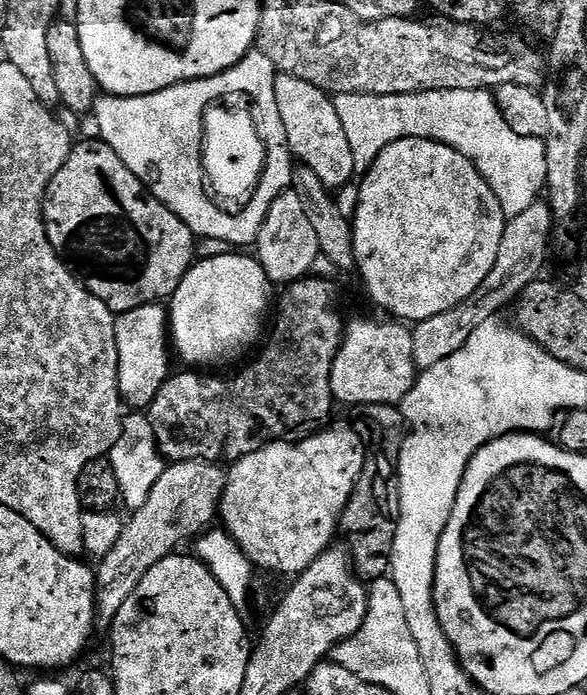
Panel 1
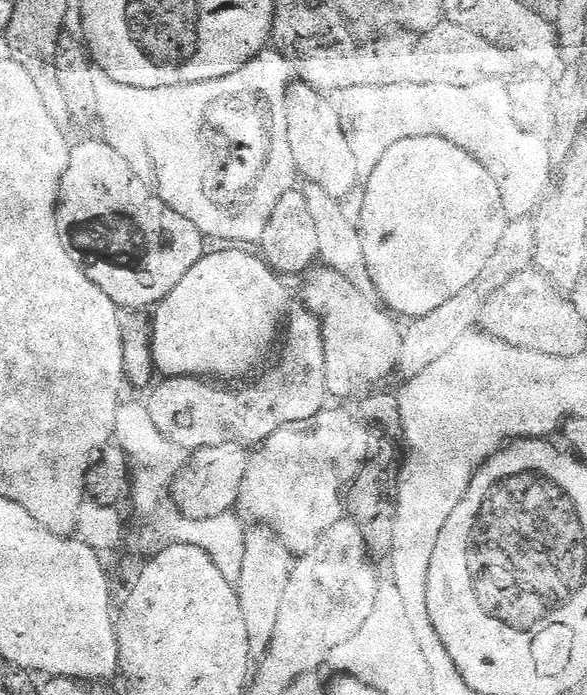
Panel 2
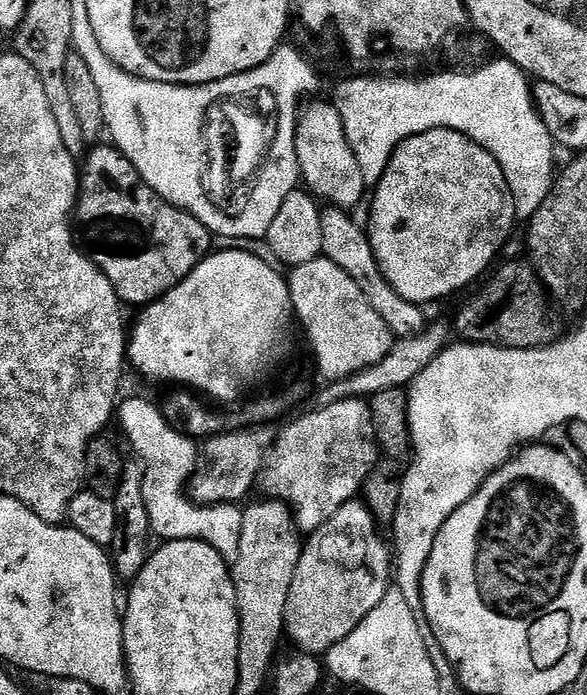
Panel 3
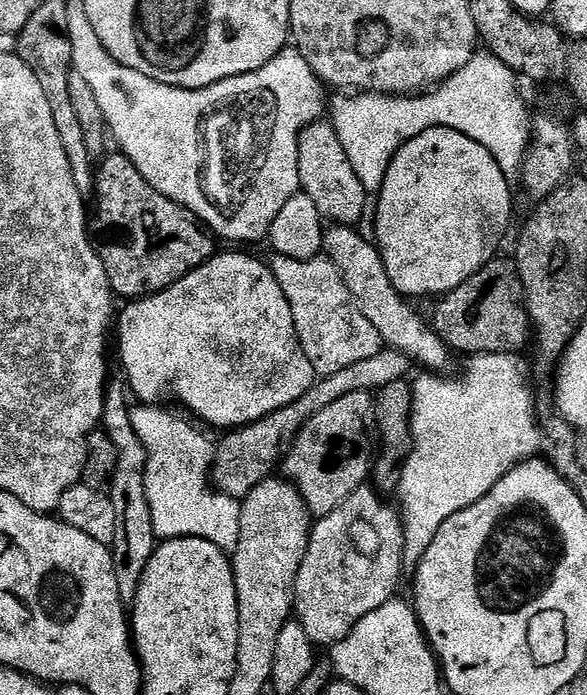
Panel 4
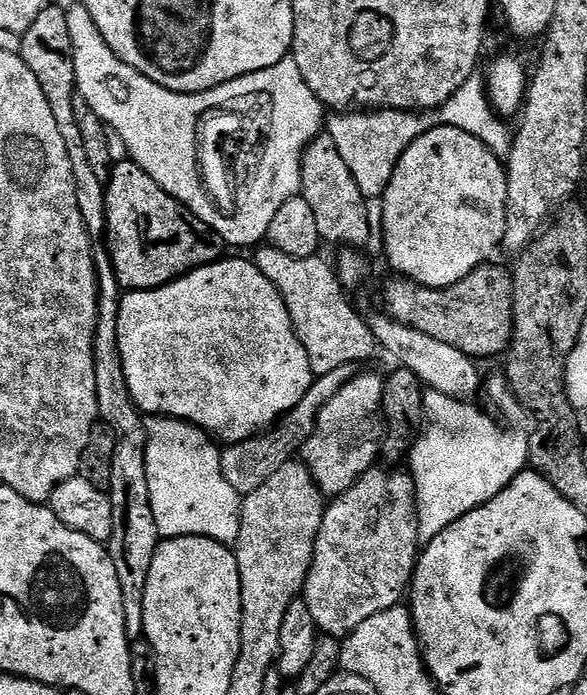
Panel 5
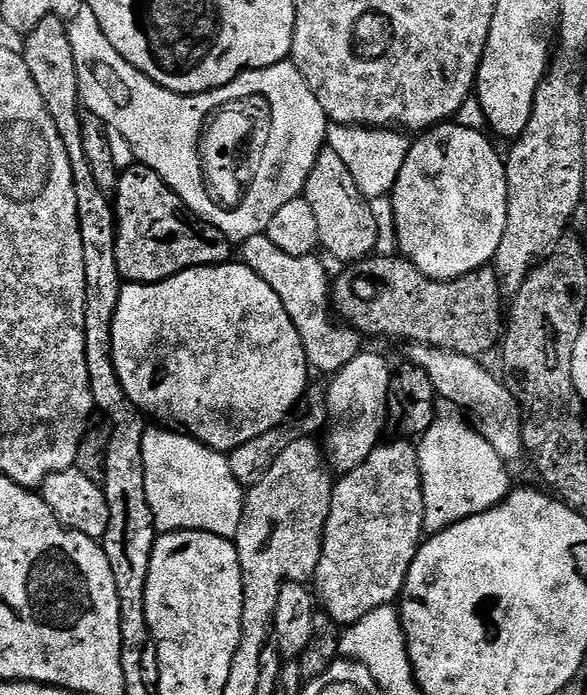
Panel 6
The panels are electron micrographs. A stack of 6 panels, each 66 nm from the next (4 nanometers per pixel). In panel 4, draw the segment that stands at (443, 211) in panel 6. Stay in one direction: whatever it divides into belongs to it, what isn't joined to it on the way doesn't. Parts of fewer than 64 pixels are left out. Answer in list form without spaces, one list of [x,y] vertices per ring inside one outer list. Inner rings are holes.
[[[431,128],[415,136],[413,140],[407,140],[398,149],[396,157],[392,159],[386,170],[384,185],[380,187],[378,193],[377,216],[374,227],[374,233],[376,233],[374,240],[379,247],[381,258],[384,259],[384,265],[393,286],[408,298],[413,298],[412,296],[433,296],[433,298],[436,298],[445,292],[453,292],[459,284],[466,282],[466,278],[473,276],[486,261],[497,255],[496,247],[500,244],[500,236],[507,234],[507,224],[512,220],[512,188],[513,185],[502,174],[498,162],[490,154],[490,150],[486,150],[486,146],[466,138],[466,134],[462,134],[458,130]]]

